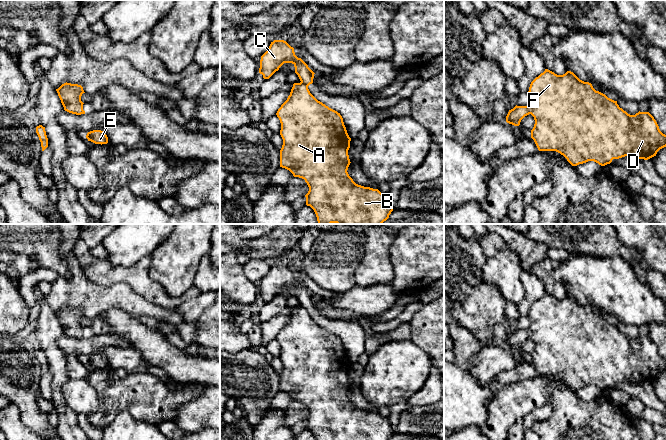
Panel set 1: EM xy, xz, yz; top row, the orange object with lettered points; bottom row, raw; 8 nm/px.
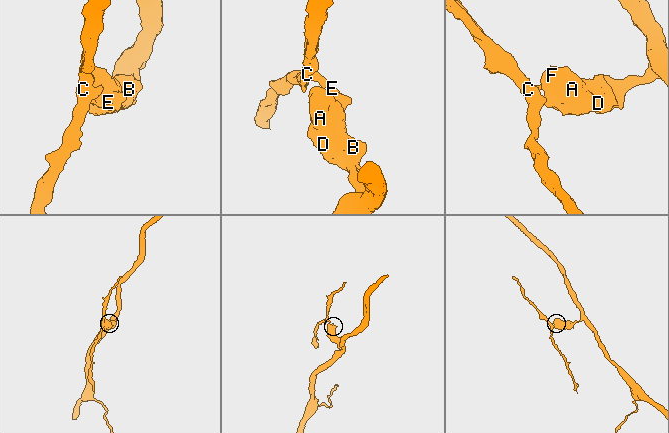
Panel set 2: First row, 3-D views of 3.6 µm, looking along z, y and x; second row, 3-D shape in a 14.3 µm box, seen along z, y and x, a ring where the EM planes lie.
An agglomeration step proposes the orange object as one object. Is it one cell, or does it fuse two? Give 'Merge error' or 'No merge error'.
Merge error

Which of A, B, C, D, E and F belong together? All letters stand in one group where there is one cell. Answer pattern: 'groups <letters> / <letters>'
groups A B D E F / C

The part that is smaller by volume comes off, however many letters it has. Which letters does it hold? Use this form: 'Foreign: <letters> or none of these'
Foreign: C

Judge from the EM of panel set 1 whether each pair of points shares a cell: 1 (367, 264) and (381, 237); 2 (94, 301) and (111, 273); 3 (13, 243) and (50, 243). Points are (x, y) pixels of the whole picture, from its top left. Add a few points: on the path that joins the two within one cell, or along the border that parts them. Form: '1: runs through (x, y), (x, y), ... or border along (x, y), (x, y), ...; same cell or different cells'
1: runs through (374, 257), (377, 244); same cell
2: border along (83, 273), (90, 280), (105, 286), (126, 283); different cells
3: runs through (22, 243), (41, 243); same cell

